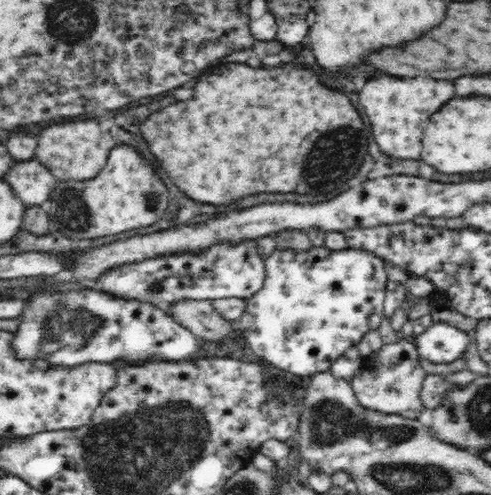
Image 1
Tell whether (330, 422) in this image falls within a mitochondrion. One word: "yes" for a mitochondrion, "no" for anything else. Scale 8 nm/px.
yes

